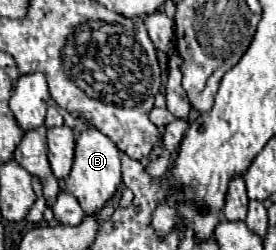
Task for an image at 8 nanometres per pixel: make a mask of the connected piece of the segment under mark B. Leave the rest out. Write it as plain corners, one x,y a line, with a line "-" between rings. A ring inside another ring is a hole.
85,129
77,137
75,147
75,163
67,177
67,191
79,201
81,209
87,215
97,215
99,209
107,205
107,201
117,193
117,189
123,185
121,181
121,151
117,145
97,129

